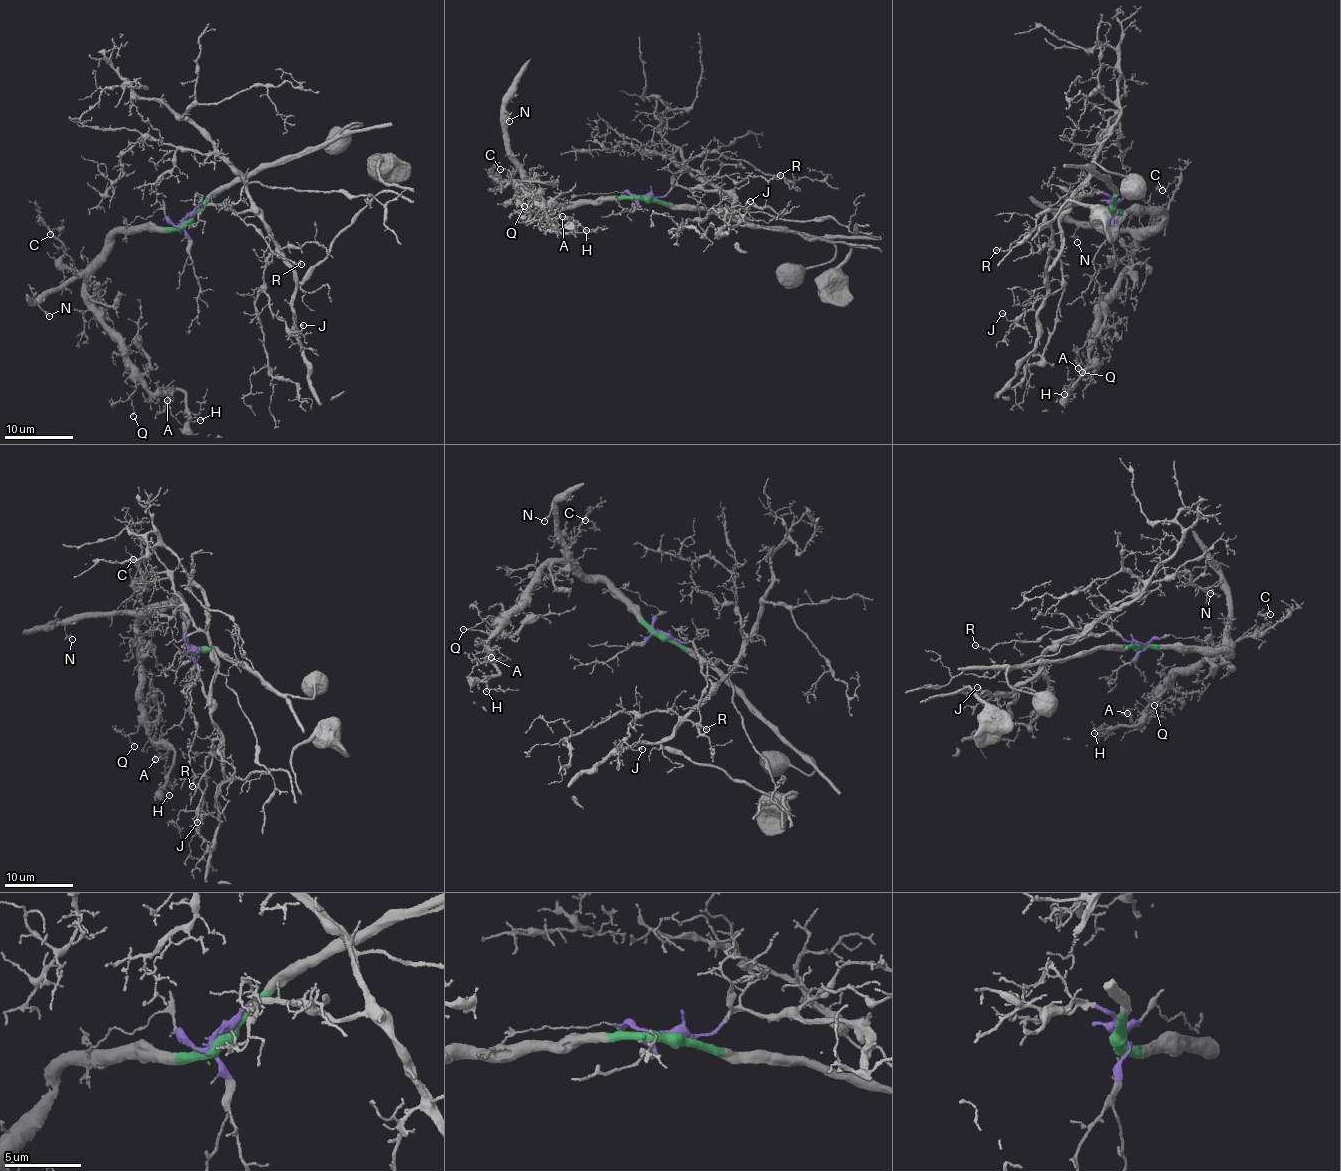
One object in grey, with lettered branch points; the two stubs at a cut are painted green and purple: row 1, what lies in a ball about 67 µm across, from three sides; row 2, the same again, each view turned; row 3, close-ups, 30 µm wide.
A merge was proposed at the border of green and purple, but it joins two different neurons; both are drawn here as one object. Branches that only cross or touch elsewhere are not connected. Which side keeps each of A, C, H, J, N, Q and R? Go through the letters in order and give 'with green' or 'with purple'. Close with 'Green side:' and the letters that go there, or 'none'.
A: with green
C: with green
H: with green
J: with purple
N: with green
Q: with green
R: with purple
Green side: A, C, H, N, Q

